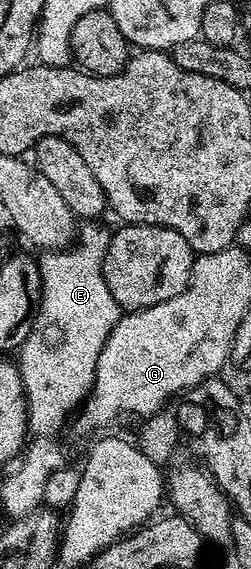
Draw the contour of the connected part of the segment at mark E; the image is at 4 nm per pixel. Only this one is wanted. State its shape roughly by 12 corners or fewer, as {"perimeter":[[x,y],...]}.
{"perimeter":[[110,230],[39,255],[18,347],[28,429],[48,440],[93,393],[120,305]]}

